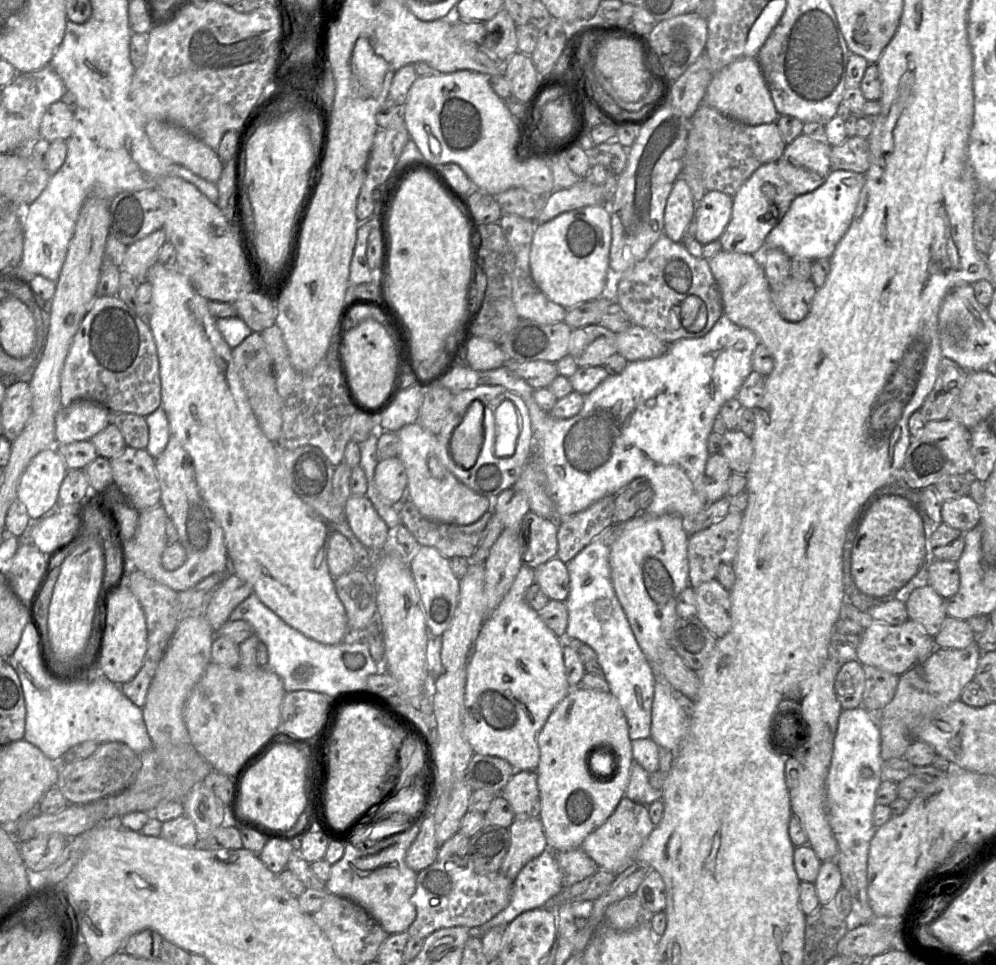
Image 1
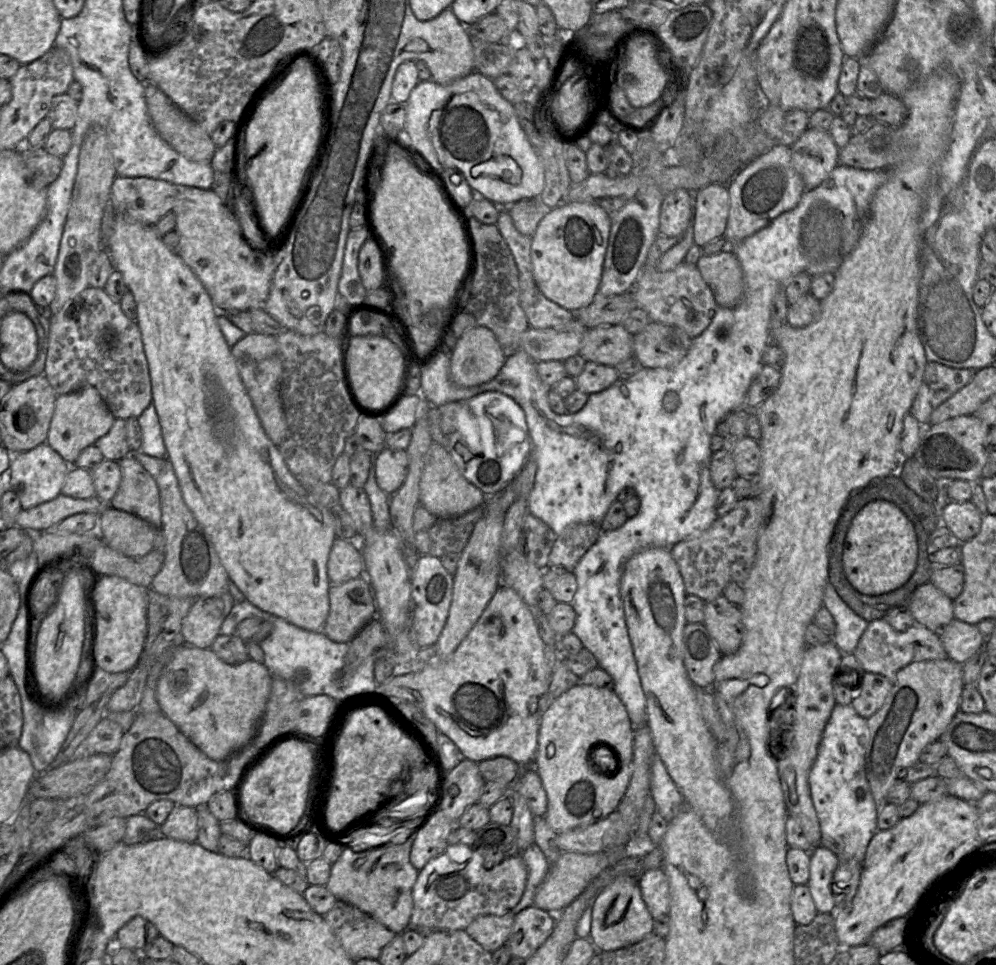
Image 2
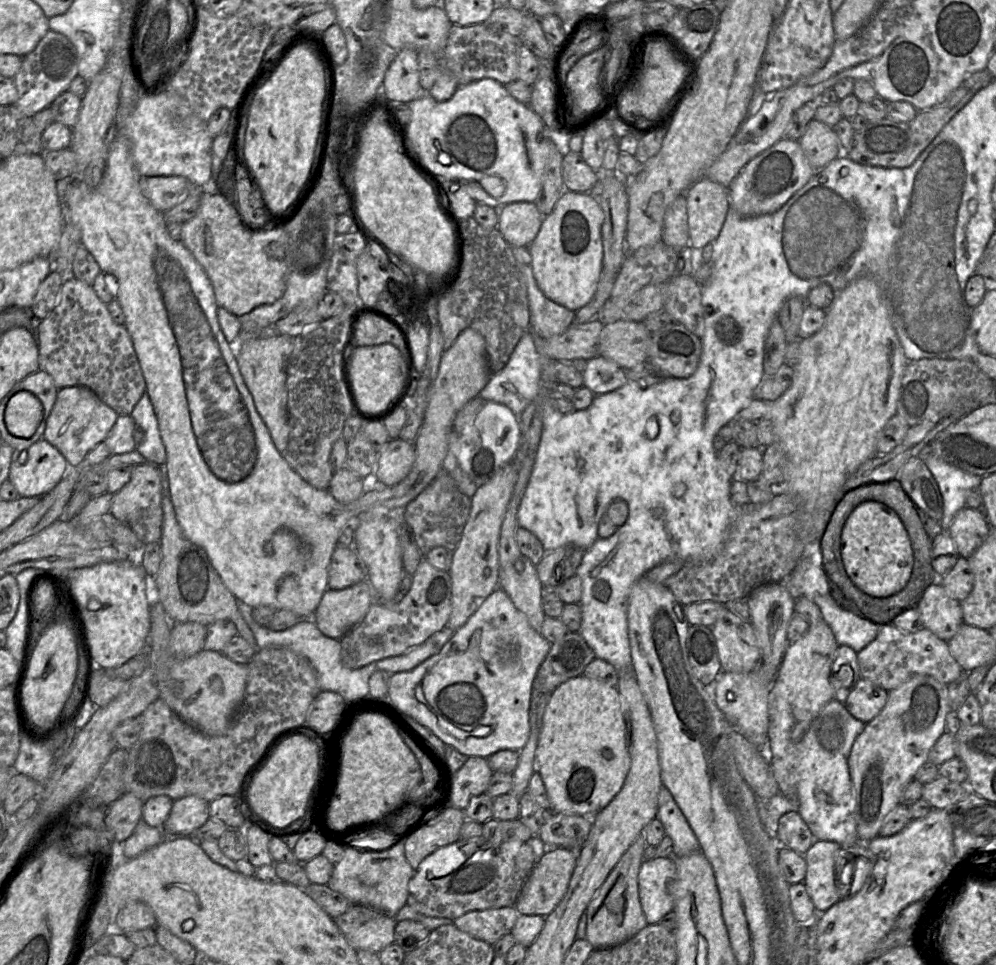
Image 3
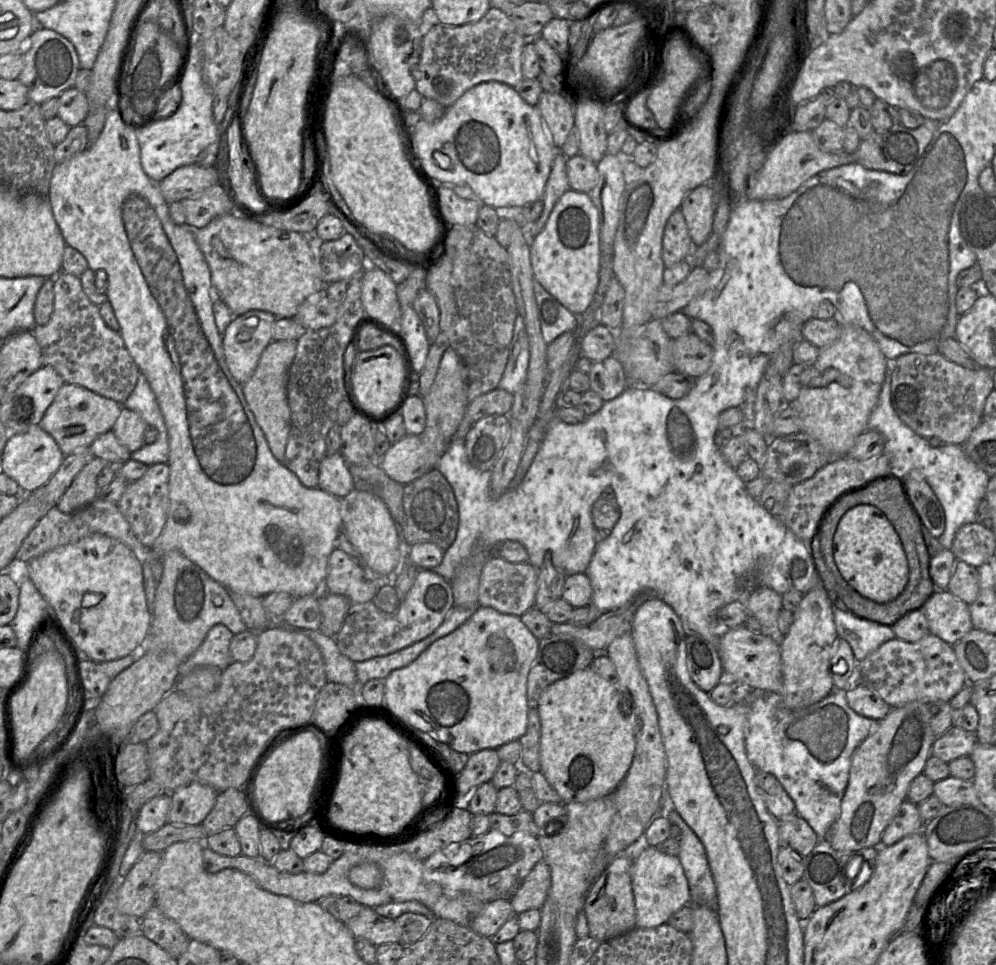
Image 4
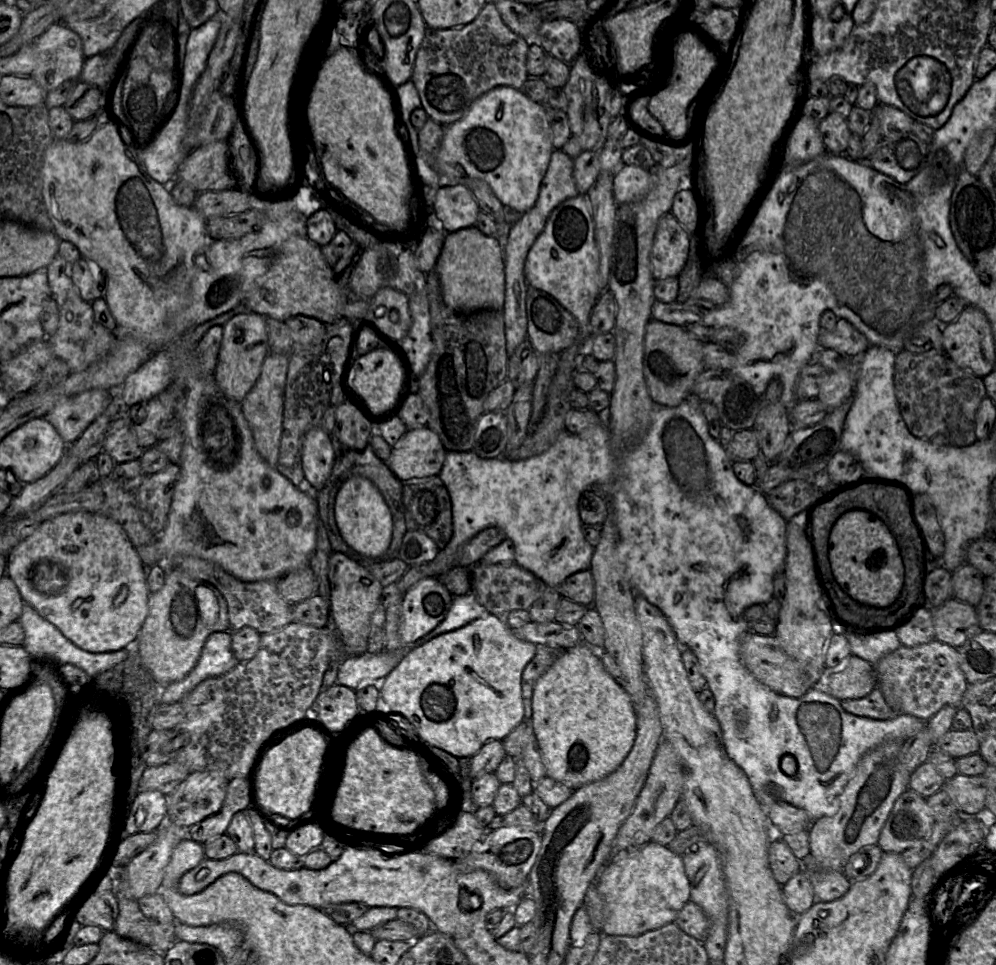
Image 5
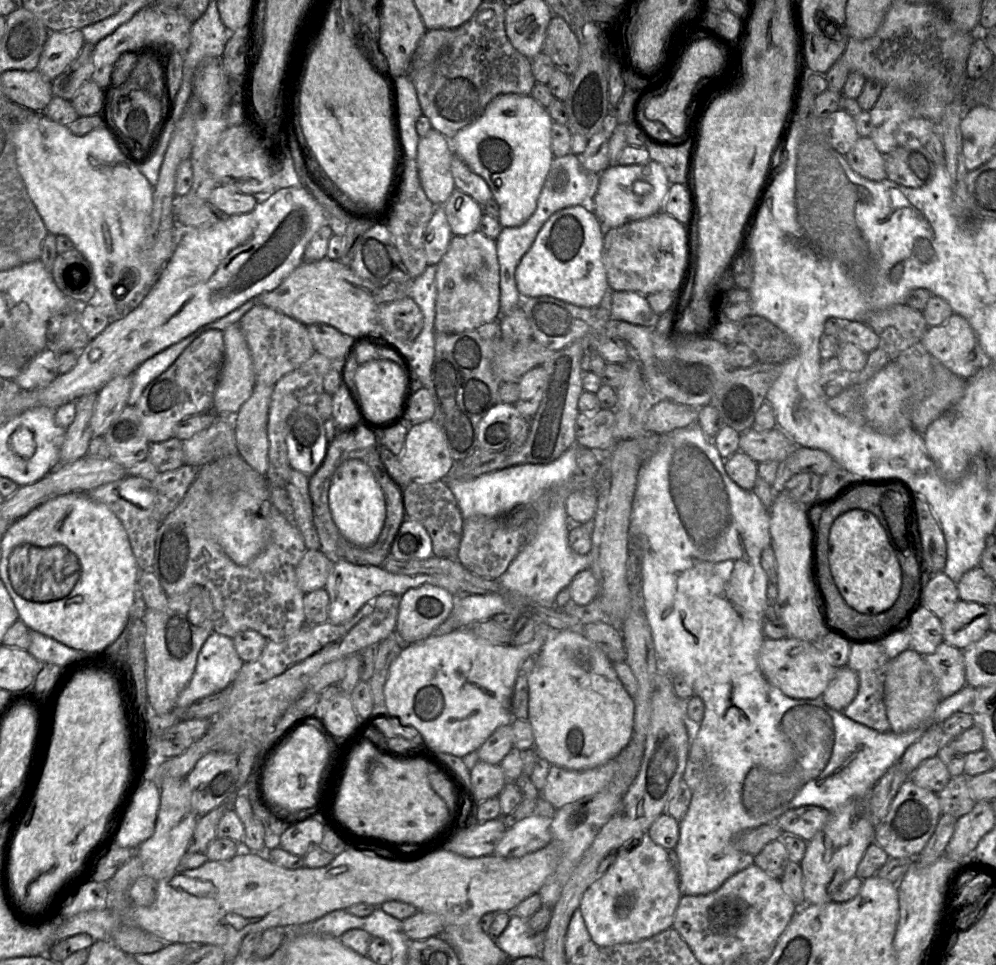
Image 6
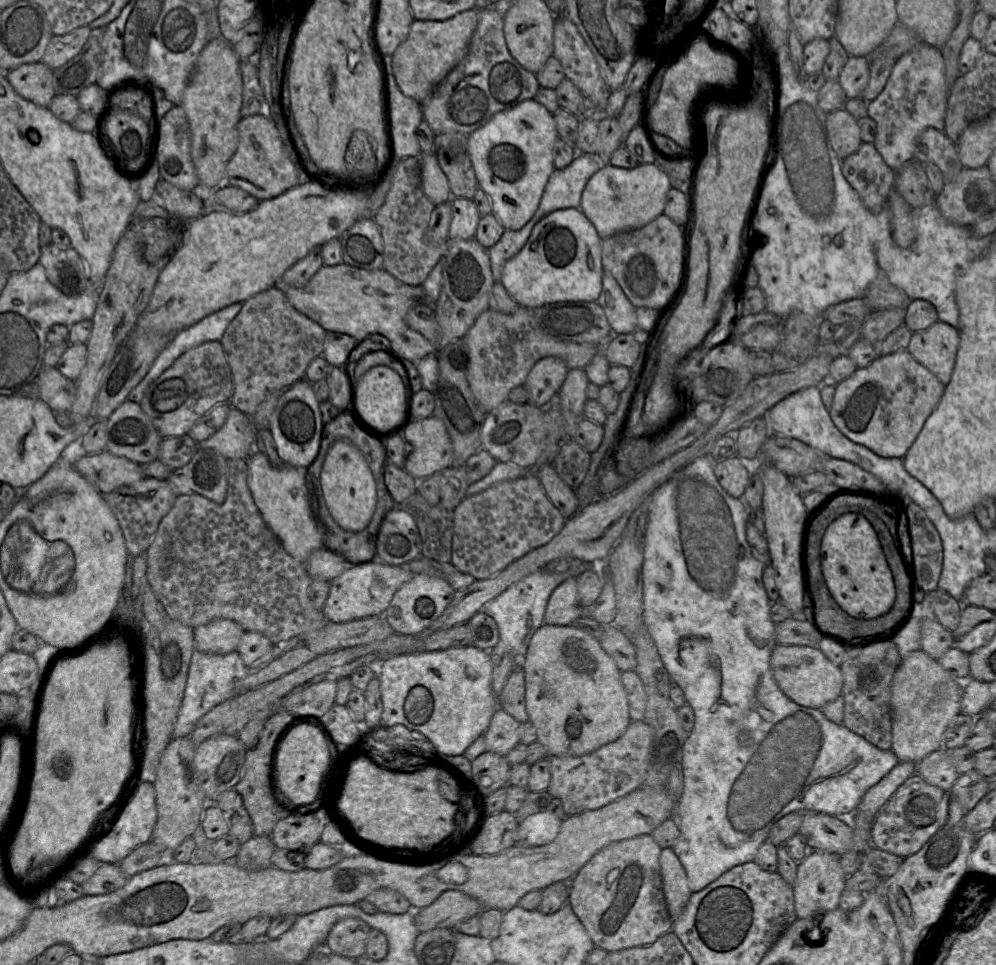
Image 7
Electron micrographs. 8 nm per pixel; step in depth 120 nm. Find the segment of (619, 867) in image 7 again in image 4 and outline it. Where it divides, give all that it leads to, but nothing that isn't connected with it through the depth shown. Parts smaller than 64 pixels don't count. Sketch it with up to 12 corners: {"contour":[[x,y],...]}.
{"contour":[[645,846],[633,861],[637,929],[690,904],[678,856]]}

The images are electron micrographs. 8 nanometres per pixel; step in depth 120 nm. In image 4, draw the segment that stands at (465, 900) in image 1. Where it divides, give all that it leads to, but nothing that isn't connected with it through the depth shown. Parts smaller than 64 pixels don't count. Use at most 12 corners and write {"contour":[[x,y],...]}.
{"contour":[[498,830],[423,864],[448,897],[510,900],[540,860],[537,836]]}

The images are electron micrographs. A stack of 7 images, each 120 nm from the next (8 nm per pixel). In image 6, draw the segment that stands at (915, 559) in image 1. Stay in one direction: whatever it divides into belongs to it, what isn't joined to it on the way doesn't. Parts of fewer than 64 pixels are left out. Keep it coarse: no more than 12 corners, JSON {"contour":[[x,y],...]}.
{"contour":[[871,512],[830,529],[829,563],[847,604],[891,608],[902,571]]}

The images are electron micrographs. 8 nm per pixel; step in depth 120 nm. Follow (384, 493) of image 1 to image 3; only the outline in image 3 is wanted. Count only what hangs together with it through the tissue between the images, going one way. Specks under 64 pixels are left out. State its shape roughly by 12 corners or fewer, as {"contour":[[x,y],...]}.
{"contour":[[390,439],[373,473],[386,486],[401,482],[416,457],[414,442]]}

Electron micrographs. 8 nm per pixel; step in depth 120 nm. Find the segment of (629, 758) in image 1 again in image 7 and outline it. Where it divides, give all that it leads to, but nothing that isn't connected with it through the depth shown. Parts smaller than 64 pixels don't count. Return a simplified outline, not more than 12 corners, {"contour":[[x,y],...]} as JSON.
{"contour":[[543,624],[526,709],[549,756],[582,756],[631,722],[598,640]]}

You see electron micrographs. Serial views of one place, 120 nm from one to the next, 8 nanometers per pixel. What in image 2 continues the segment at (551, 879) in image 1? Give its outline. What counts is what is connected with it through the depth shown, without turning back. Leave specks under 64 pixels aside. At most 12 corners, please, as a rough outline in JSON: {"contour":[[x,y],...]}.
{"contour":[[536,843],[521,853],[528,875],[525,890],[511,910],[533,906],[535,892],[550,864]]}

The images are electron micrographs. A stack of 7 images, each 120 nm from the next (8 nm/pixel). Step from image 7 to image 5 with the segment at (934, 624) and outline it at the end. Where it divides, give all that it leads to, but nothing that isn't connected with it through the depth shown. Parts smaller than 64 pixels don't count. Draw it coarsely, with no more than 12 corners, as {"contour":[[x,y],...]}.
{"contour":[[933,610],[915,611],[897,630],[901,644],[936,639]]}

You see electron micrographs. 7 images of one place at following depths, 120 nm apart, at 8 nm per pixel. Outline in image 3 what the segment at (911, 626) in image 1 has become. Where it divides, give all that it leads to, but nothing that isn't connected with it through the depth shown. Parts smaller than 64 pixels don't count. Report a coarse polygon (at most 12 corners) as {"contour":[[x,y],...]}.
{"contour":[[893,624],[857,653],[863,679],[891,691],[913,675],[963,672],[948,641]]}

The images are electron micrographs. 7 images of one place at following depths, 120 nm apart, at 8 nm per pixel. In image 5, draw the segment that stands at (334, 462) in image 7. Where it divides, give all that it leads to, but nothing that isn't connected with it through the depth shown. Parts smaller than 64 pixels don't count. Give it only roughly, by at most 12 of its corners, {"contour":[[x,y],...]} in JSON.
{"contour":[[368,479],[335,499],[344,541],[363,558],[385,554],[392,515]]}

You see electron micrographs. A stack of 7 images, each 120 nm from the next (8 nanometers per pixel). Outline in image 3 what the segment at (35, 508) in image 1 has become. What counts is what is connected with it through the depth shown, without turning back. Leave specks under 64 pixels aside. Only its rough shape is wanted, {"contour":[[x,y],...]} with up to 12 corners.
{"contour":[[42,438],[13,450],[8,479],[19,496],[60,482],[65,457]]}

